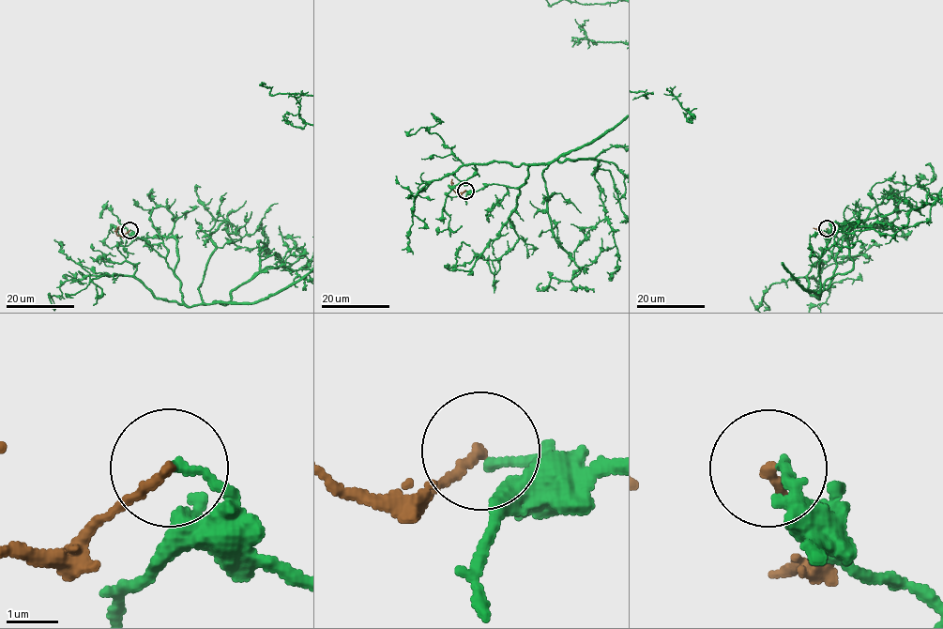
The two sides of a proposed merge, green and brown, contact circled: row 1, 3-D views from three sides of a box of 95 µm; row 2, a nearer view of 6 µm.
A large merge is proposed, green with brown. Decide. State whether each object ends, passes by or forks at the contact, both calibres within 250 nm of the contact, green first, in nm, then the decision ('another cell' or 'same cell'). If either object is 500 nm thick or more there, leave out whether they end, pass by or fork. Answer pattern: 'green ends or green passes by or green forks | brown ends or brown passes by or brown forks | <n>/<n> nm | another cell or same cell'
green ends | brown ends | 180/170 nm | another cell

